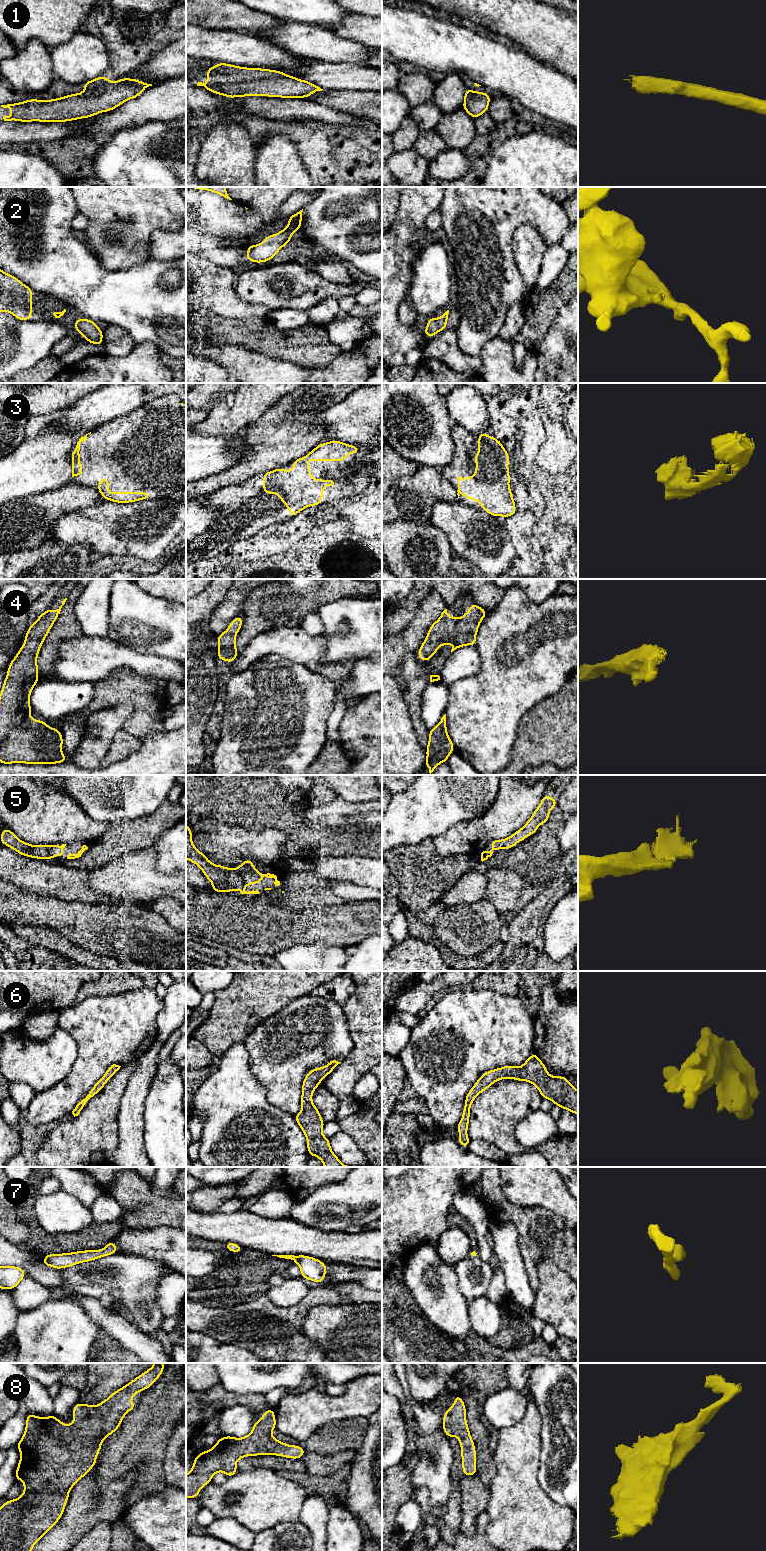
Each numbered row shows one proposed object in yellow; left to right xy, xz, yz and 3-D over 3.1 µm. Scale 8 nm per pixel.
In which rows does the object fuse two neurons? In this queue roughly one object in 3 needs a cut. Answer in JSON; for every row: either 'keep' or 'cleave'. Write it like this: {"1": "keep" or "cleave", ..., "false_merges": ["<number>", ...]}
{"1": "keep", "2": "keep", "3": "keep", "4": "keep", "5": "keep", "6": "keep", "7": "keep", "8": "keep", "false_merges": []}

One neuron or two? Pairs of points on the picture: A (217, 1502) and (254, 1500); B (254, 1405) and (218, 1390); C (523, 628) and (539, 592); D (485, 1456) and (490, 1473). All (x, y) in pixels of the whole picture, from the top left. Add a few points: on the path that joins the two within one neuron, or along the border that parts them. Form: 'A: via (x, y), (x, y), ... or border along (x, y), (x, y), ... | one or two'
A: via (225, 1509), (239, 1507), (245, 1501) | one
B: via (245, 1400), (227, 1399) | one
C: border along (520, 589), (534, 602), (543, 602), (556, 593) | two
D: via (485, 1460), (486, 1469) | one

